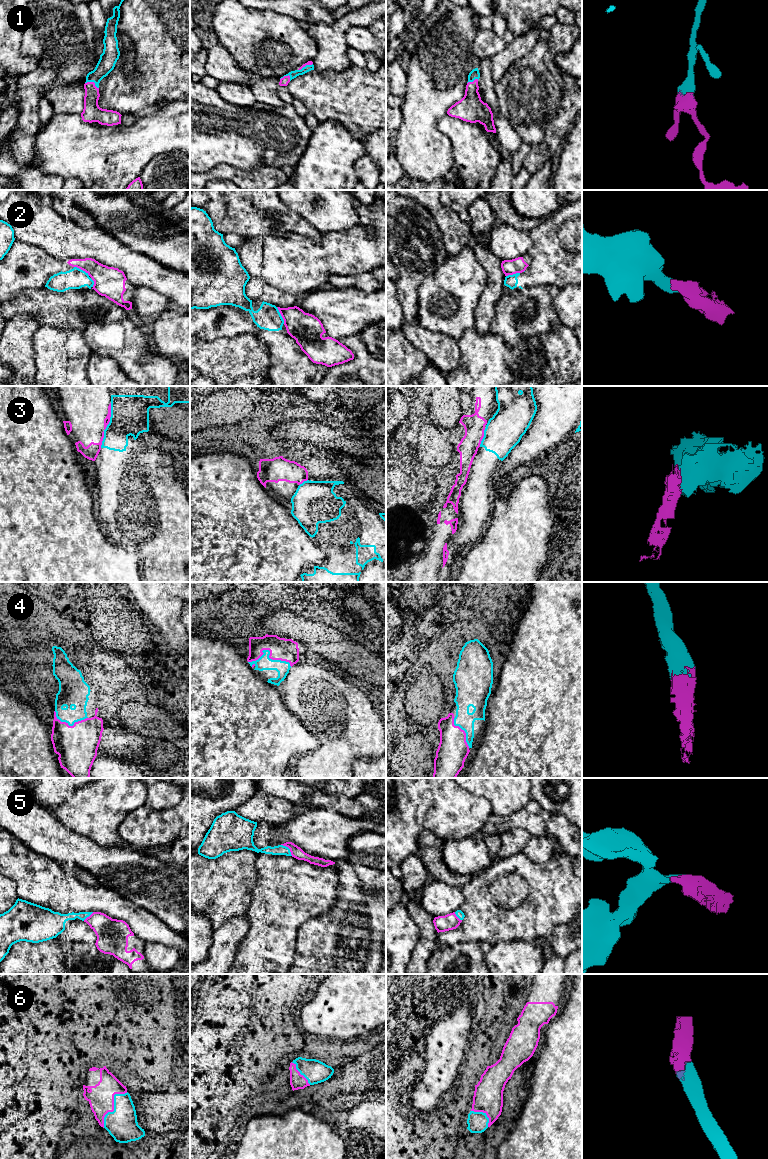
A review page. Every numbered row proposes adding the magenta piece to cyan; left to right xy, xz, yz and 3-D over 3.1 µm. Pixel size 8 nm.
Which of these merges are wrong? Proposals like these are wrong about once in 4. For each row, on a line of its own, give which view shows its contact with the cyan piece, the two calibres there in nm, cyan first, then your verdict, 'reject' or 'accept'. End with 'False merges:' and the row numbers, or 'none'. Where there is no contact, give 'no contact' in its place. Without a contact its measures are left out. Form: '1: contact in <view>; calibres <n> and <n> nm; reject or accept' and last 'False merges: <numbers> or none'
1: contact in xy; calibres 140 and 150 nm; accept
2: contact in xz; calibres 200 and 240 nm; reject
3: contact in xy; calibres 300 and 50 nm; reject
4: contact in xz; calibres 110 and 180 nm; accept
5: contact in xz; calibres 80 and 90 nm; accept
6: contact in xy; calibres 240 and 200 nm; accept
False merges: 2, 3

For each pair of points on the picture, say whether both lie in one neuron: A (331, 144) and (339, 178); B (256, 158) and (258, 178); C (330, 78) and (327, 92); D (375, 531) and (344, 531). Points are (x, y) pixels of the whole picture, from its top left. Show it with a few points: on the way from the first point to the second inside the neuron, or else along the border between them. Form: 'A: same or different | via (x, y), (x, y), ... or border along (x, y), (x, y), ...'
A: same | via (331, 152), (331, 164), (337, 170)
B: different | border along (234, 166), (243, 170), (280, 168)
C: same | via (330, 81), (330, 89)
D: same | via (367, 531), (352, 531)

